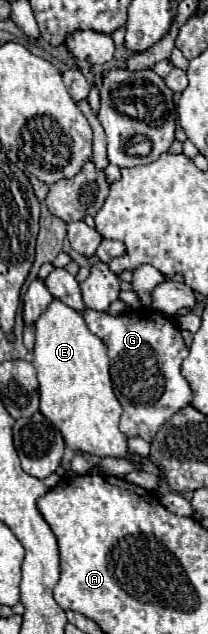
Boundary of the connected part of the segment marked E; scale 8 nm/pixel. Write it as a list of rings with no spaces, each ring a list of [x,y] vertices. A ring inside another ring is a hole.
[[[57,298],[49,304],[35,324],[33,366],[37,368],[41,414],[61,430],[69,448],[97,456],[129,456],[127,438],[119,430],[121,404],[111,388],[107,348],[87,328],[81,312]]]

